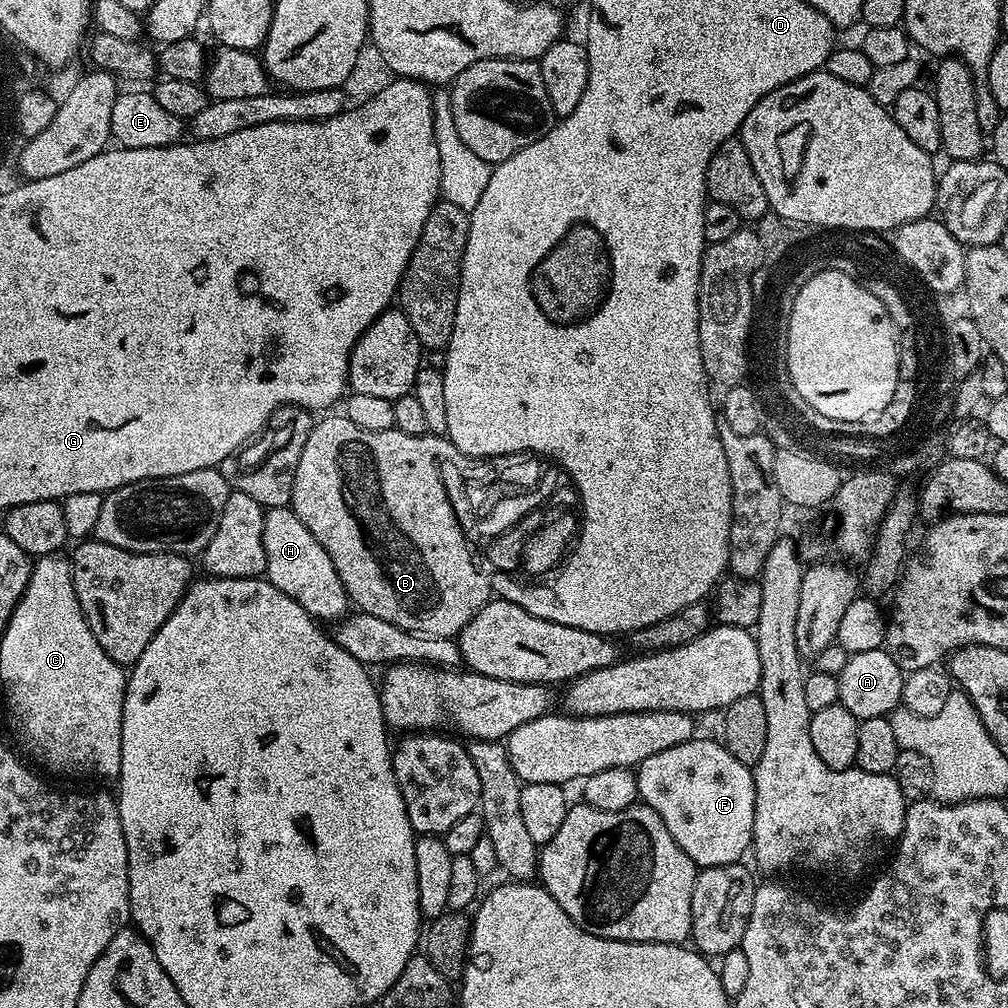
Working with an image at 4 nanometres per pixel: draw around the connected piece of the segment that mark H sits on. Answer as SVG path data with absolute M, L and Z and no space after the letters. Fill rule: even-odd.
M291 507L265 511L262 546L266 546L267 580L282 590L282 594L294 598L294 602L298 602L298 606L302 606L313 620L336 622L349 611L350 601L342 586L342 578L338 578L338 570L334 570L334 562L330 562L330 554L326 554L322 542L302 526L302 518L298 518Z

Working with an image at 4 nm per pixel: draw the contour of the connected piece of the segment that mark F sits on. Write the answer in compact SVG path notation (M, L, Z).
M693 738L678 746L670 746L670 750L662 750L662 754L650 754L635 769L639 799L647 807L652 808L666 822L666 830L686 850L686 854L700 868L710 866L726 866L743 861L752 846L754 830L754 778L753 769L749 765L738 762L734 754L730 754L723 743L712 740Z

